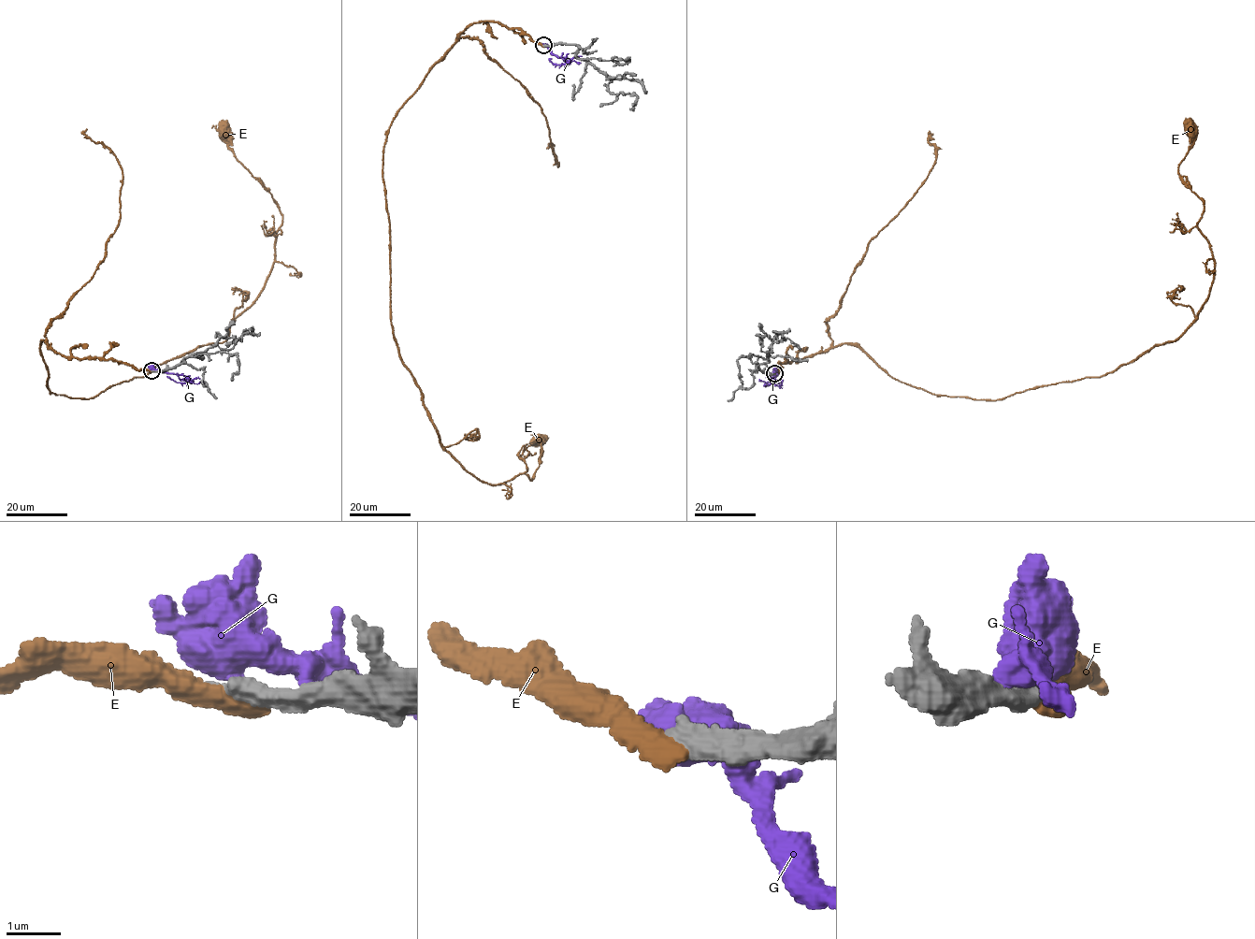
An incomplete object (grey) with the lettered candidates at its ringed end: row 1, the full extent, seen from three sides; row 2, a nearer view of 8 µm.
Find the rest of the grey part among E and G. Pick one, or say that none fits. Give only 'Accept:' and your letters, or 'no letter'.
Accept: no letter

